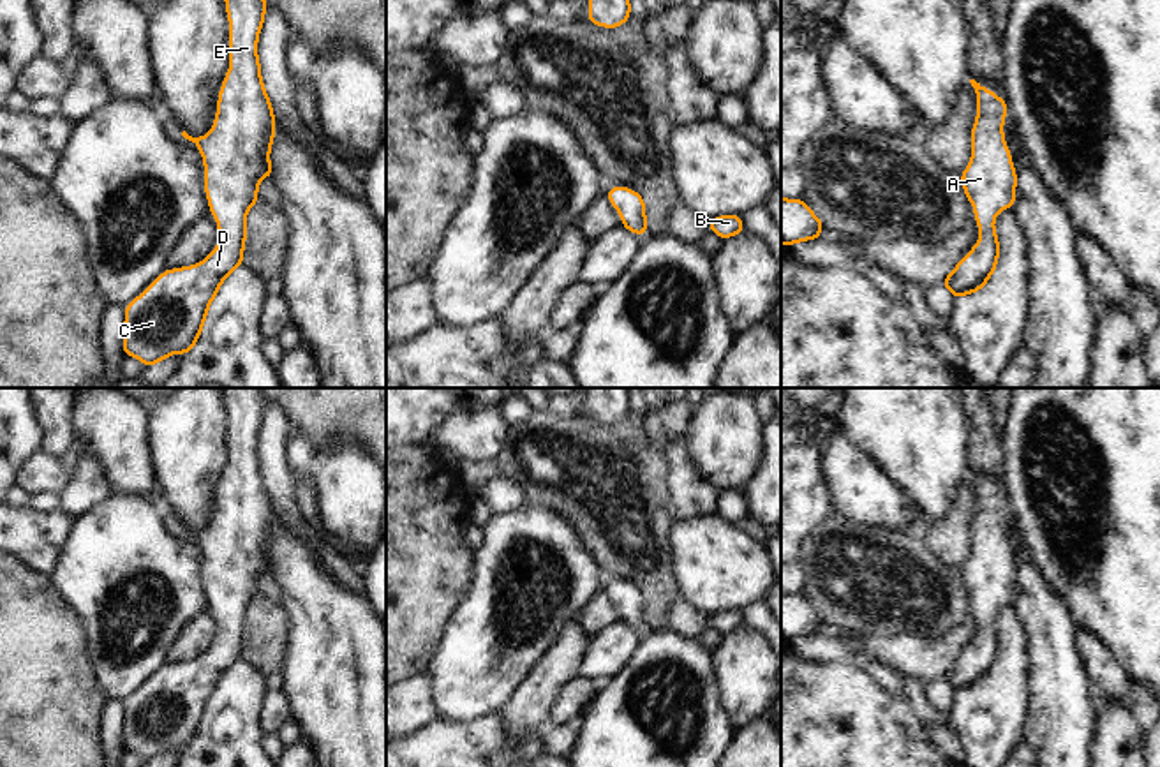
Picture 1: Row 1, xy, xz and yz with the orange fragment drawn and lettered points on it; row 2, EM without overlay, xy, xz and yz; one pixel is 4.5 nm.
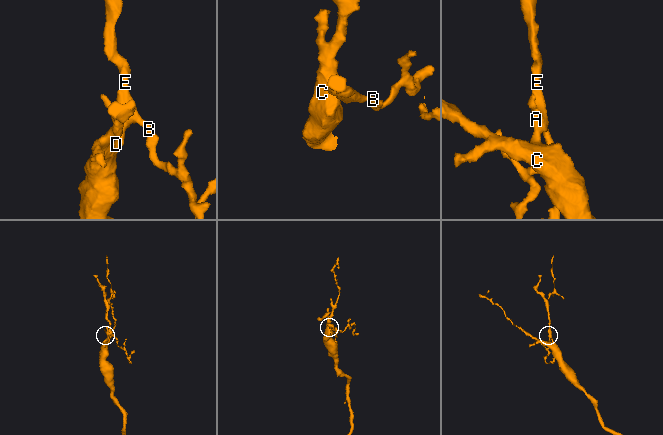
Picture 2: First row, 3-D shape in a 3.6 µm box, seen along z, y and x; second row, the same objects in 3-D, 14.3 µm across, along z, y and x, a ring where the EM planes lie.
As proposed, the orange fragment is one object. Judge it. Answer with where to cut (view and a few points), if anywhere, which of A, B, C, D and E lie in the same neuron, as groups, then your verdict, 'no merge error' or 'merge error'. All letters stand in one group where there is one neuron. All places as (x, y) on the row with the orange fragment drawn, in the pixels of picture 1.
cut none; groups A B C D E; no merge error

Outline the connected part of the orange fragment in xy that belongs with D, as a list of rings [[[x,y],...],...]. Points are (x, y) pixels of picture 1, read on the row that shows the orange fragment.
[[[226,0],[231,65],[219,92],[215,123],[203,138],[182,132],[203,153],[204,190],[219,224],[219,243],[196,266],[167,268],[123,307],[123,354],[145,367],[175,353],[189,356],[219,287],[243,263],[245,215],[259,197],[261,178],[273,175],[275,115],[257,60],[266,9],[266,0]]]

